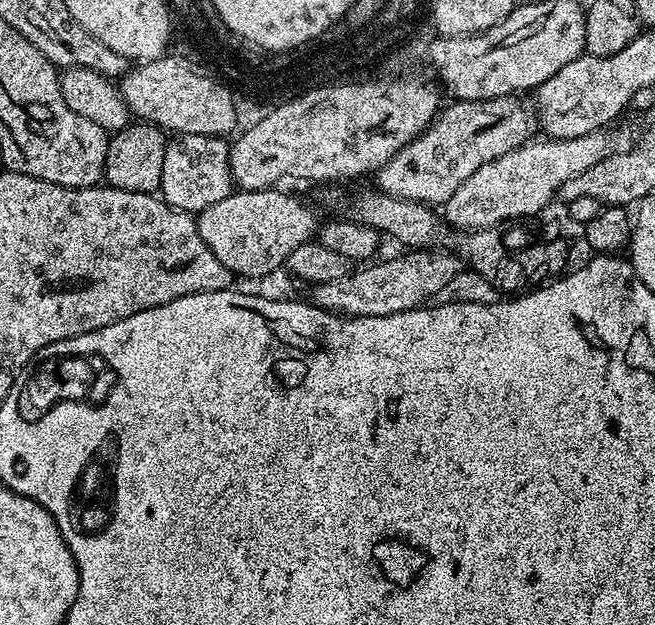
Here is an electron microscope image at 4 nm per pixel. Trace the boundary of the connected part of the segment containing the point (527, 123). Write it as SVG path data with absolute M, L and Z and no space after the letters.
M519 95L499 96L493 100L456 100L445 107L432 121L429 128L420 136L415 136L390 162L386 162L375 173L379 191L390 194L394 198L413 200L429 206L443 206L449 198L478 170L478 166L486 166L486 162L494 162L494 158L502 158L502 154L510 154L510 150L520 148L529 143L538 132L538 116L528 104L523 104Z

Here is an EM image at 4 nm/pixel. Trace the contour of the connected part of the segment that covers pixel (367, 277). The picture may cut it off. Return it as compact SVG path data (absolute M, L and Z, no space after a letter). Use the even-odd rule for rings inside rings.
M408 250L405 256L384 260L381 264L369 263L334 282L311 285L310 303L324 312L334 312L345 318L349 316L389 316L409 312L427 305L442 290L442 286L462 271L462 260L451 250Z

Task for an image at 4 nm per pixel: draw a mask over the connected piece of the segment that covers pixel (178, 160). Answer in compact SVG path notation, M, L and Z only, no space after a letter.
M176 134L169 139L166 146L166 159L162 162L162 182L158 192L164 203L177 212L198 214L214 202L232 195L234 181L230 170L227 139L202 134Z

